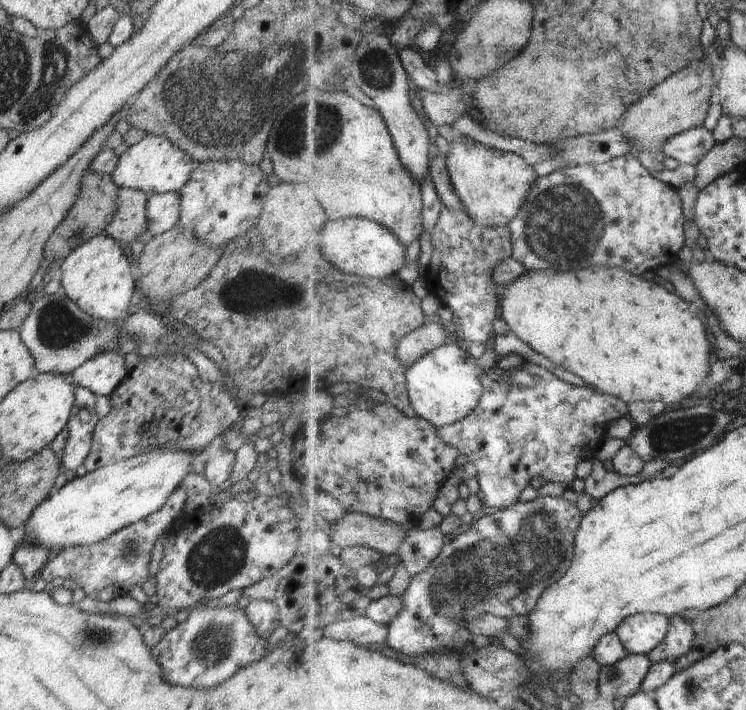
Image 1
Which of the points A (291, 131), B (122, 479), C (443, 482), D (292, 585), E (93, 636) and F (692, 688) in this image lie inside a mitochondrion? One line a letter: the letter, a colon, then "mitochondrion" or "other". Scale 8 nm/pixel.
A: mitochondrion
B: other
C: other
D: other
E: mitochondrion
F: mitochondrion

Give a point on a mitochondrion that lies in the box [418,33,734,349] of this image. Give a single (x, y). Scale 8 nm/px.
(564, 225)

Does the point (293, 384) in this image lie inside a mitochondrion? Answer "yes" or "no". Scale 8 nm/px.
no

